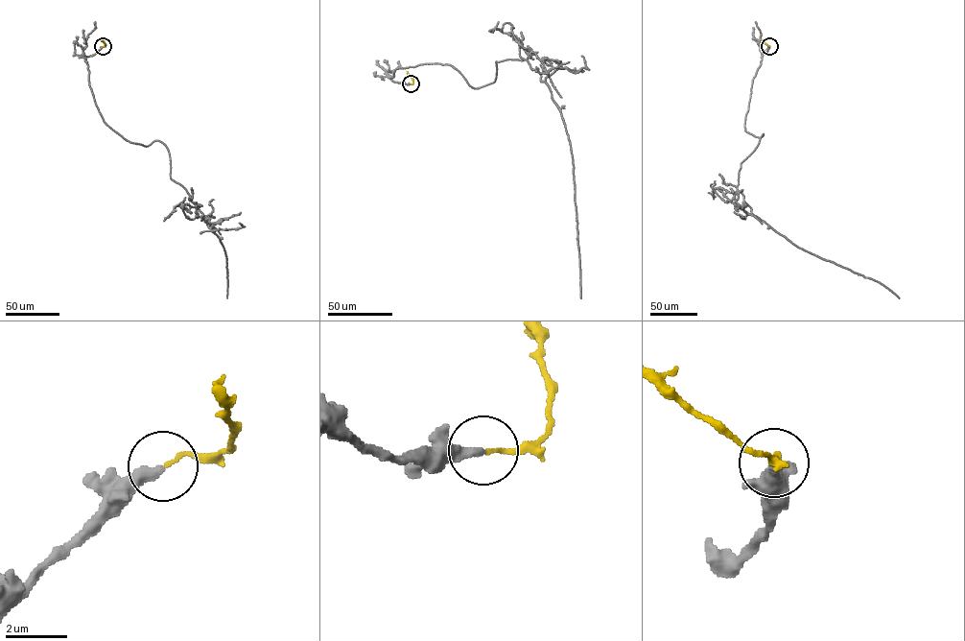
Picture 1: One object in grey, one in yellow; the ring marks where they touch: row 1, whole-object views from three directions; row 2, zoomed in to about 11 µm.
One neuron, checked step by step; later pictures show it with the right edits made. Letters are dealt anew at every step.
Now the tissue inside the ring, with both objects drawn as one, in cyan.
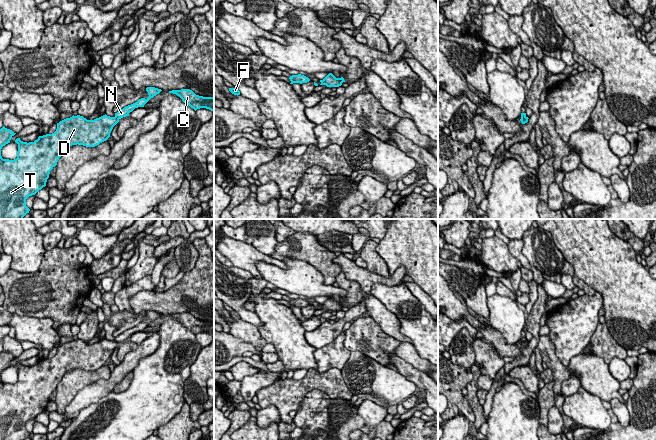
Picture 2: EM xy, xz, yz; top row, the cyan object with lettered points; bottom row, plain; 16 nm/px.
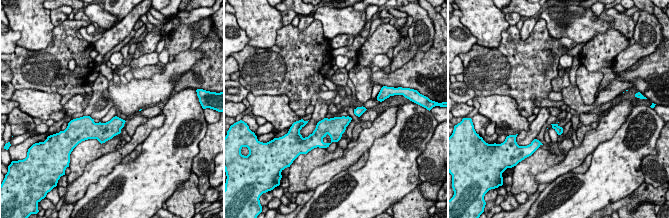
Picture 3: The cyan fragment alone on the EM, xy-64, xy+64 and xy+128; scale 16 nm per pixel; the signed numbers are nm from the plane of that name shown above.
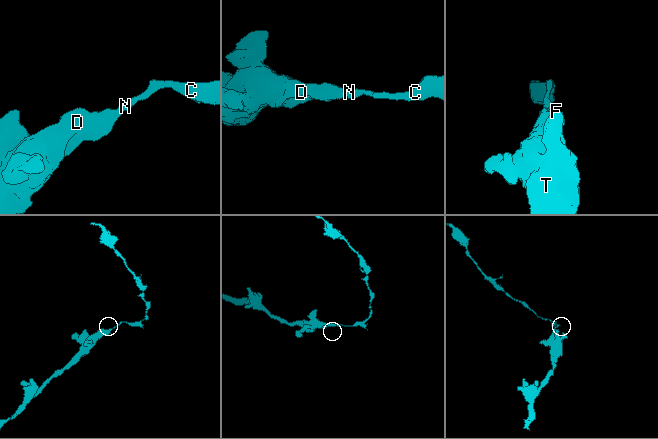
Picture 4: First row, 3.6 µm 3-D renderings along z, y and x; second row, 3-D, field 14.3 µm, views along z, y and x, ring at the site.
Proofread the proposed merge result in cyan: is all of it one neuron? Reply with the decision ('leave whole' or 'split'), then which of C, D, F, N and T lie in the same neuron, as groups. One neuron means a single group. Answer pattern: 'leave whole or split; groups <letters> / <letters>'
split; groups C N / D F T

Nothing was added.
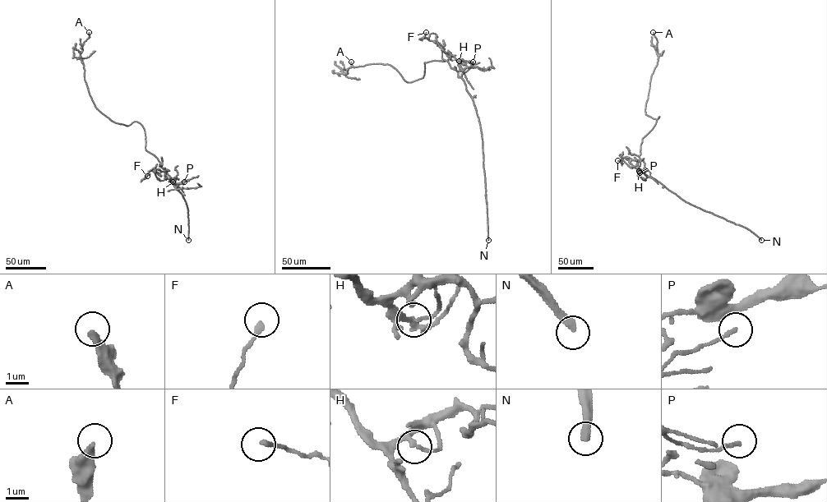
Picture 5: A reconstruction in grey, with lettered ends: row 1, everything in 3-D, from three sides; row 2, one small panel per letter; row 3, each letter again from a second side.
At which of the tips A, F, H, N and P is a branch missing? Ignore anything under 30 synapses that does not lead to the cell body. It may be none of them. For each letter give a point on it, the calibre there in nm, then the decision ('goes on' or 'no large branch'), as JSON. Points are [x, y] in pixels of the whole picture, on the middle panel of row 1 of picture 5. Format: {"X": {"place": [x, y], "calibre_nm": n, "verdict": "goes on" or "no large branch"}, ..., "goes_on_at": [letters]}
{"A": {"place": [351, 62], "calibre_nm": 320, "verdict": "no large branch"}, "F": {"place": [426, 32], "calibre_nm": 200, "verdict": "no large branch"}, "H": {"place": [459, 61], "calibre_nm": 110, "verdict": "no large branch"}, "N": {"place": [488, 240], "calibre_nm": 320, "verdict": "goes on"}, "P": {"place": [473, 62], "calibre_nm": 140, "verdict": "no large branch"}, "goes_on_at": ["N"]}

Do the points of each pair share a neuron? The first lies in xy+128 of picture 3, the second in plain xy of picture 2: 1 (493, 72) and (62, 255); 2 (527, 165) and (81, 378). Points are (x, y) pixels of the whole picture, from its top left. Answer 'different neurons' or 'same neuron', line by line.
1: same neuron
2: same neuron

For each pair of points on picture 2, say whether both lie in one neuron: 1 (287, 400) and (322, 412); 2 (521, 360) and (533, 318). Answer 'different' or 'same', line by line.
1: different
2: same

